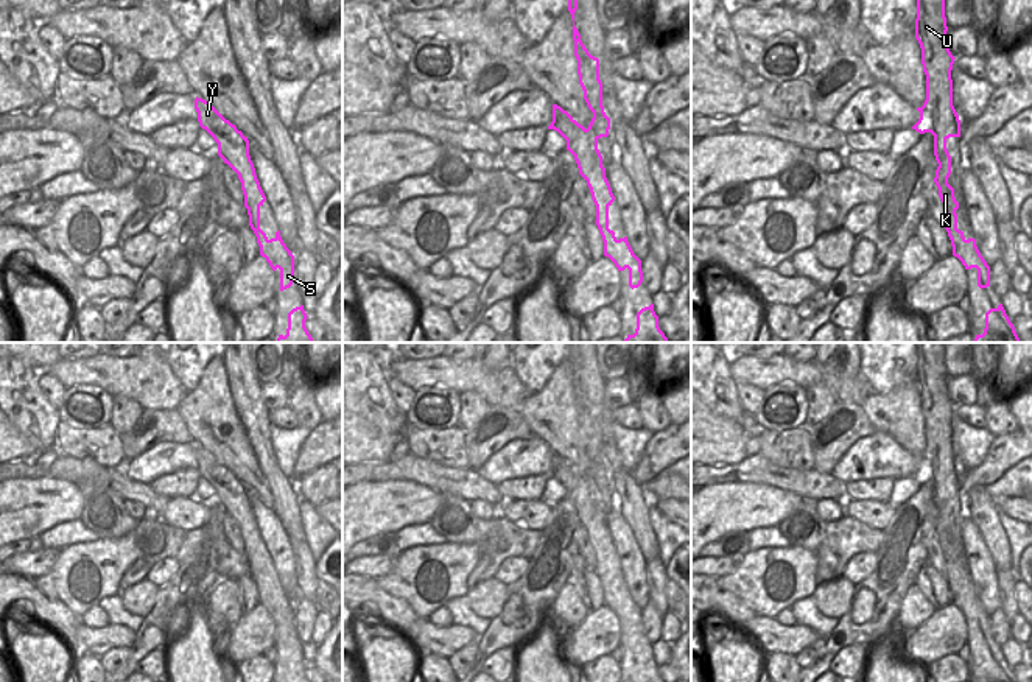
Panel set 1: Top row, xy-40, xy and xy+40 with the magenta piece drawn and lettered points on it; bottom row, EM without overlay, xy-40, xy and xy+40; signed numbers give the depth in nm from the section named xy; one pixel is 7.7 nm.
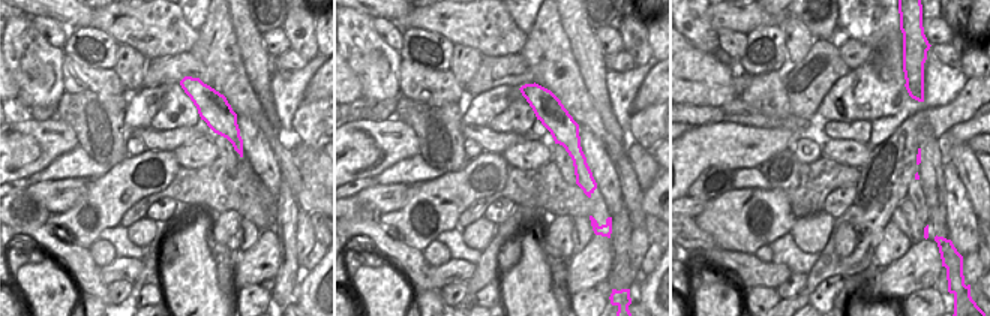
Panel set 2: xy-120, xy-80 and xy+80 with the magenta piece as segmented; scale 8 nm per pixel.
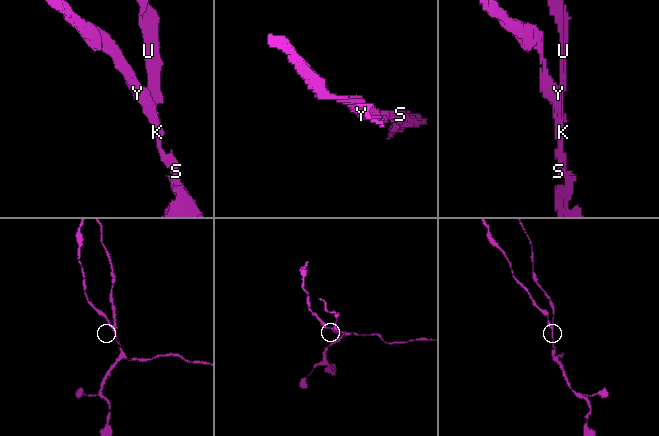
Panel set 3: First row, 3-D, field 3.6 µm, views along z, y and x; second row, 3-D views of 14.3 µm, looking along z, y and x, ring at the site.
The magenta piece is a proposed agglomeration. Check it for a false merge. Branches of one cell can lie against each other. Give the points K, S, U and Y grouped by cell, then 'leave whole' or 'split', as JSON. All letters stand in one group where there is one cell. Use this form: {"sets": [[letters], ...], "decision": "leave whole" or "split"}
{"sets": [["K", "S", "Y"], ["U"]], "decision": "split"}

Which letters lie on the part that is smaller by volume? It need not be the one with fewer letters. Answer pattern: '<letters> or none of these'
U

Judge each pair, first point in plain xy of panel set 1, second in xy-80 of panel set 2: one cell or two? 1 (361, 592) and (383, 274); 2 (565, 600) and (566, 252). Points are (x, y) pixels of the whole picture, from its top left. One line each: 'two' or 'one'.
1: two
2: one

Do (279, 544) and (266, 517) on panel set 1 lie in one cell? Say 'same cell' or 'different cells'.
same cell

